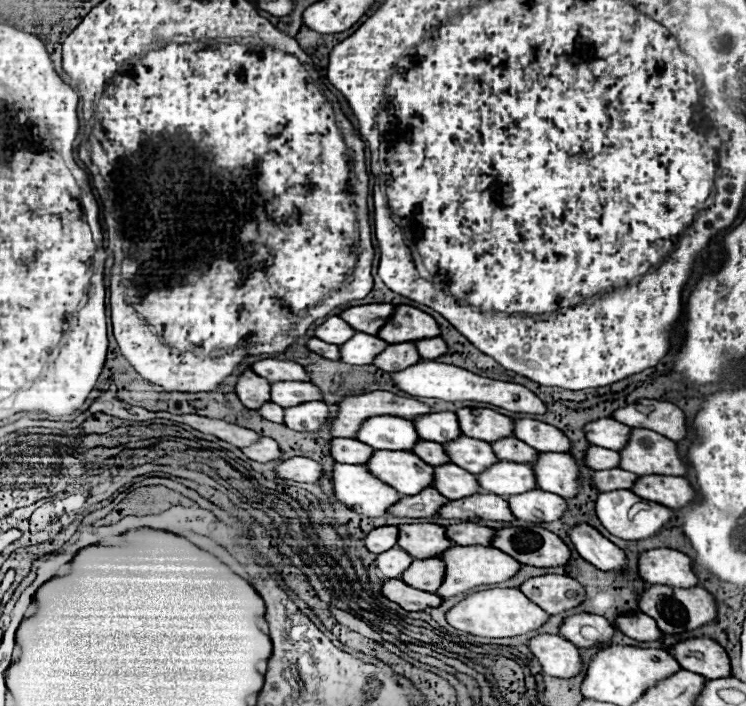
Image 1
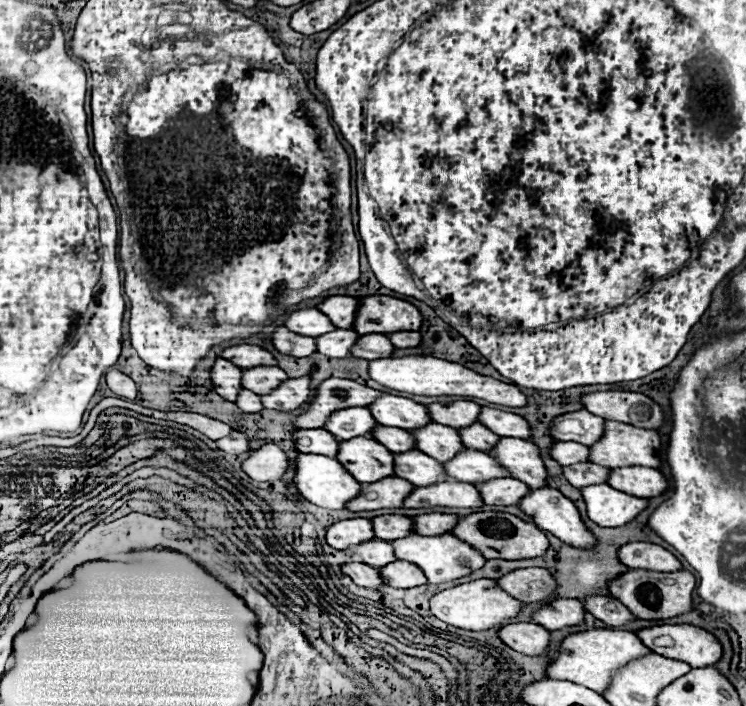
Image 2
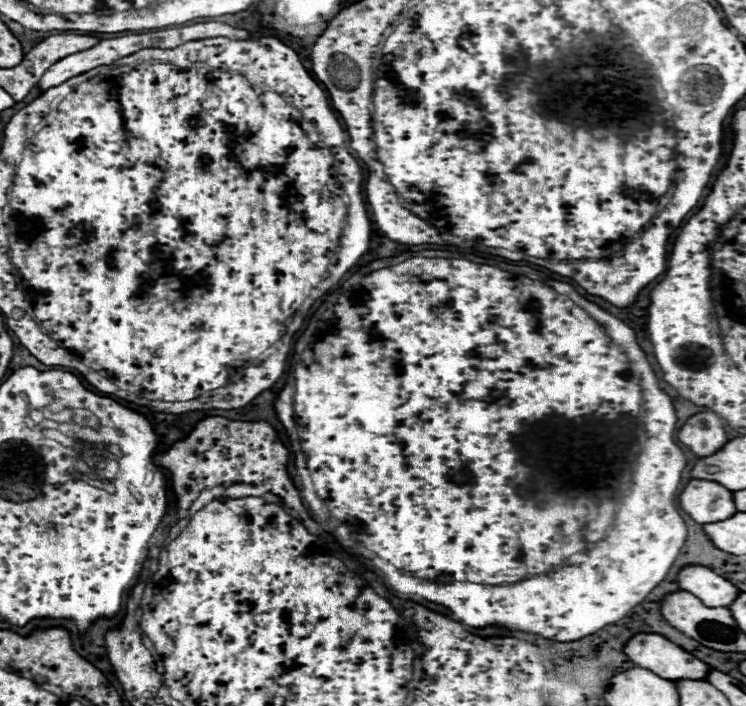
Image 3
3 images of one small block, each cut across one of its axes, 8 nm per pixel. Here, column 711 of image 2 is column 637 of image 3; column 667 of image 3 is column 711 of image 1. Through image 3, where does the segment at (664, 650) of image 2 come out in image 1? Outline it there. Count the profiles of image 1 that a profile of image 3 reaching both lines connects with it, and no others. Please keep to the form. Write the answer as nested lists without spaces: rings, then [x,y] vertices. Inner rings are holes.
[[[706,636],[688,638],[668,648],[678,664],[690,672],[696,672],[708,680],[730,676],[730,660],[724,648]]]

